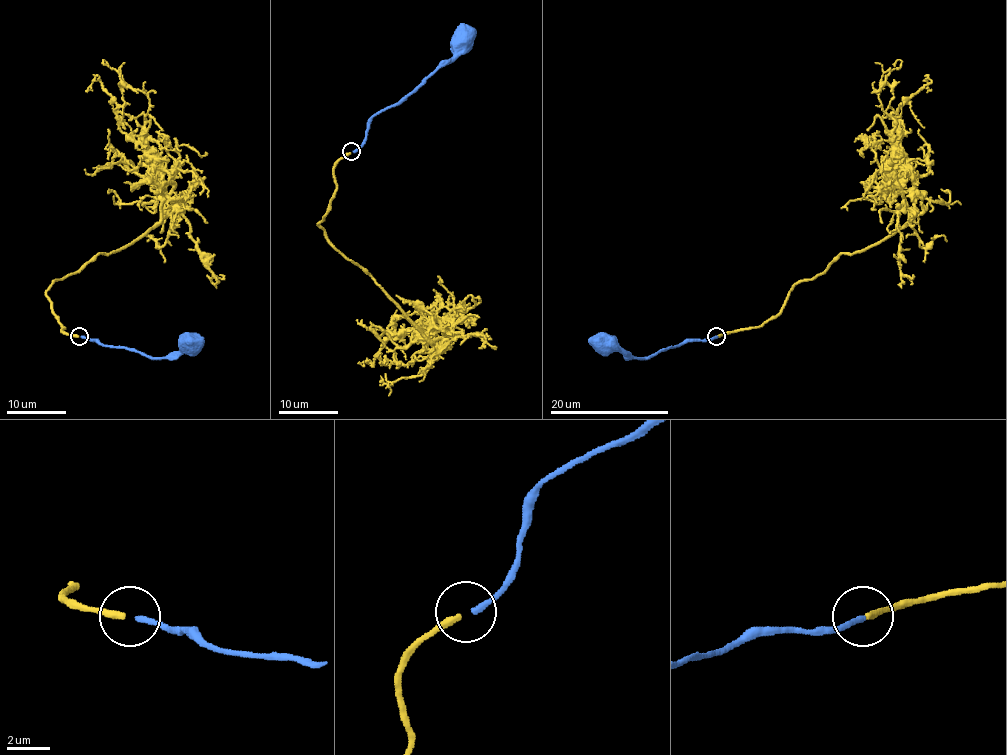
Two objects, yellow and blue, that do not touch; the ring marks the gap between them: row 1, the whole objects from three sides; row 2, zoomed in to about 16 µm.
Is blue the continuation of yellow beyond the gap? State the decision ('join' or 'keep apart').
join

